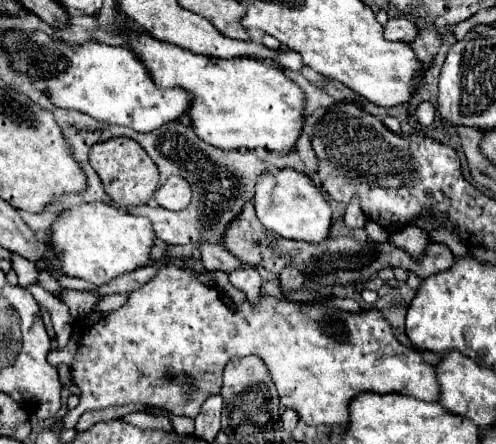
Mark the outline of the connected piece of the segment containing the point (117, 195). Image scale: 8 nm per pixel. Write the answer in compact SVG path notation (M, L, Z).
M112 138L106 142L94 144L90 150L90 164L98 172L104 190L114 198L114 206L120 210L128 210L130 206L140 206L146 204L156 186L158 186L158 168L152 162L152 158L146 154L146 150L132 138Z

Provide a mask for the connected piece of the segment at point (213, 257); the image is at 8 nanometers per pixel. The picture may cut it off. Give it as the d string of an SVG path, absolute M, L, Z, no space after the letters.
M200 242L200 252L202 252L202 262L204 262L204 268L214 272L214 270L222 270L226 274L230 274L232 270L238 270L242 268L244 264L240 260L236 260L236 256L232 256L226 248L220 248L220 246L212 246L212 244L204 244Z

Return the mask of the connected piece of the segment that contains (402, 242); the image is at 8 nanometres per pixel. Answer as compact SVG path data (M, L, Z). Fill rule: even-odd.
M408 224L408 228L404 228L404 232L396 232L392 236L392 242L400 248L404 248L408 254L412 254L414 258L420 258L424 252L424 246L428 245L431 238L427 232L416 228L414 224Z

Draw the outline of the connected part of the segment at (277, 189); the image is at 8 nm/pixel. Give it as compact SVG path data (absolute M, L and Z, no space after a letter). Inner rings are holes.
M296 170L266 172L264 176L260 176L256 182L254 208L260 222L284 238L322 242L330 236L332 208L328 204L328 198L306 174L300 174Z

